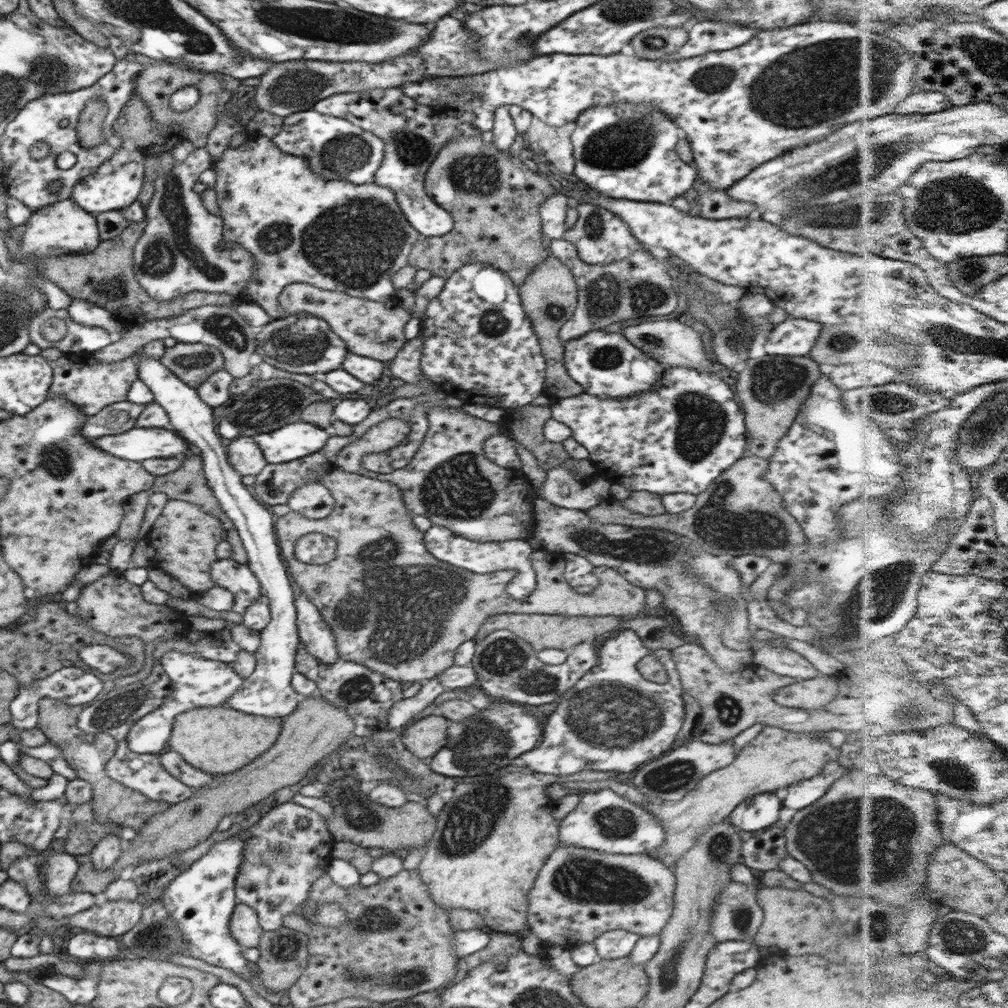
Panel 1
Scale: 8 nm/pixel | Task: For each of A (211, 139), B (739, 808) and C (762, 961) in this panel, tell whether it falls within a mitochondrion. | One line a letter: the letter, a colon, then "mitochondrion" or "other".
A: other
B: other
C: other

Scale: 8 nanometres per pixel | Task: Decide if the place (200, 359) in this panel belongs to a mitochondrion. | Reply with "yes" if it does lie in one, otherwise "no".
yes

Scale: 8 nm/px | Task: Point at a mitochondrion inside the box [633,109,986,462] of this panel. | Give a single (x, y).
(877, 159)

